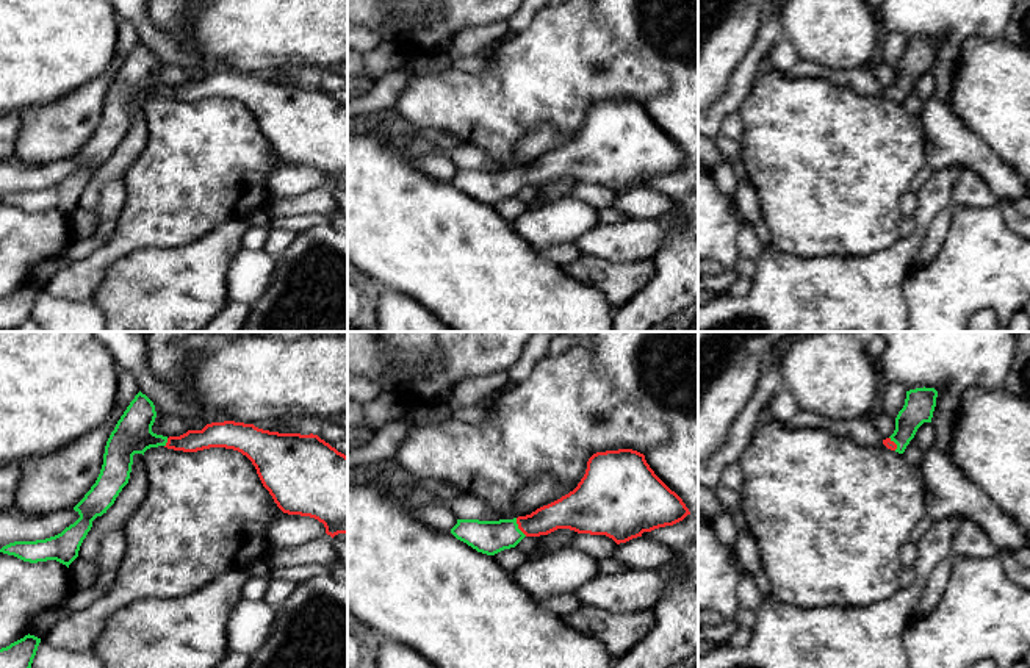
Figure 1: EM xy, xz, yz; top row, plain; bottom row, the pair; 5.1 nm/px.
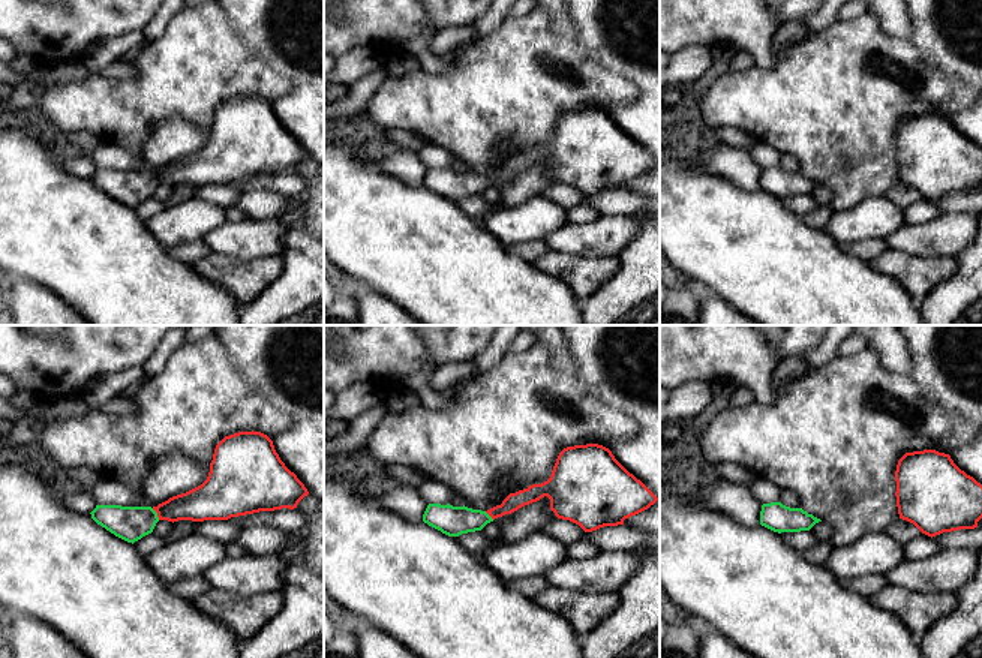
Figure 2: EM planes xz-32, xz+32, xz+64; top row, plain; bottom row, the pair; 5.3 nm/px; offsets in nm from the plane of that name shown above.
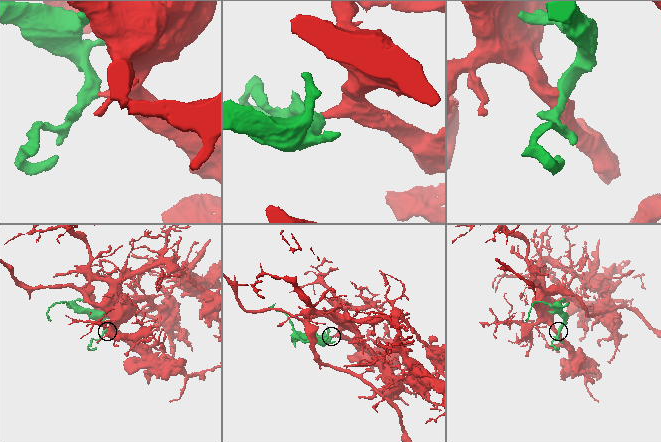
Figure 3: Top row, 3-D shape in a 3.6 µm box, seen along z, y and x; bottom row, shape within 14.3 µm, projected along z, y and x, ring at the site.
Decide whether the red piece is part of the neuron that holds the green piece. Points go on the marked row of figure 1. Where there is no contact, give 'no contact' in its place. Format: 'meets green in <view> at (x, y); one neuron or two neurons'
meets green in xz at (517, 527); one neuron

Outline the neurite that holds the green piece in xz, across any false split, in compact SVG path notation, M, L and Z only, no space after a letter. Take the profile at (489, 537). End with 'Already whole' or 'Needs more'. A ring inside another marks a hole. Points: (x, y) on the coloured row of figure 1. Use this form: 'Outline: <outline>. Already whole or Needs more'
Outline: M632 449L593 454L578 487L526 516L499 521L457 519L451 533L476 549L495 555L515 548L524 537L557 529L606 535L617 544L690 515L682 499Z. Needs more

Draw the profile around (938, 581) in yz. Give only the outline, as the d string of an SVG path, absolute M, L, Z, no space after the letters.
M953 557L941 560L927 579L924 593L913 610L911 621L930 613L941 601L952 576Z

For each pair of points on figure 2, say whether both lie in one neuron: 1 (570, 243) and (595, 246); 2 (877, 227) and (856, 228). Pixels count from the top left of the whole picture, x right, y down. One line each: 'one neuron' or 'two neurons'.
1: one neuron
2: one neuron

